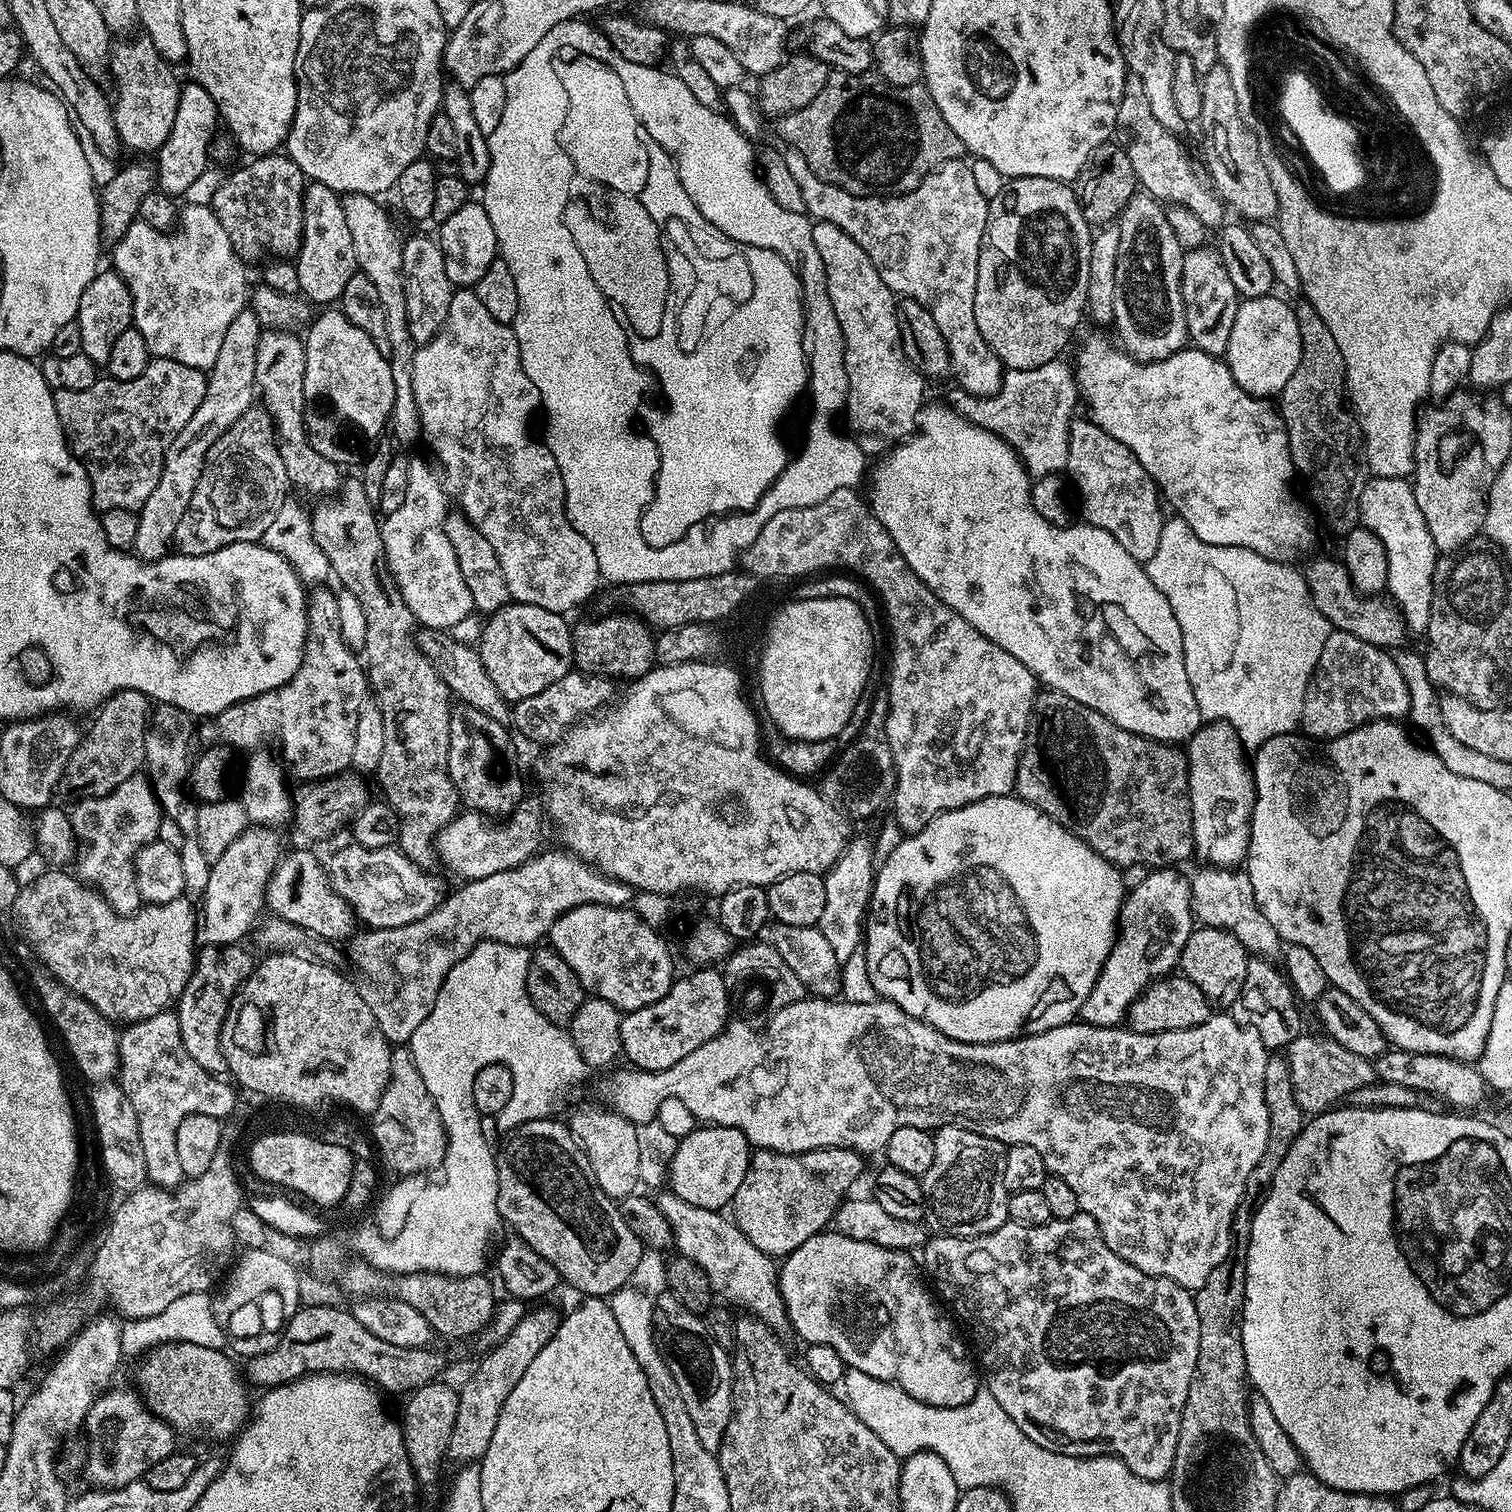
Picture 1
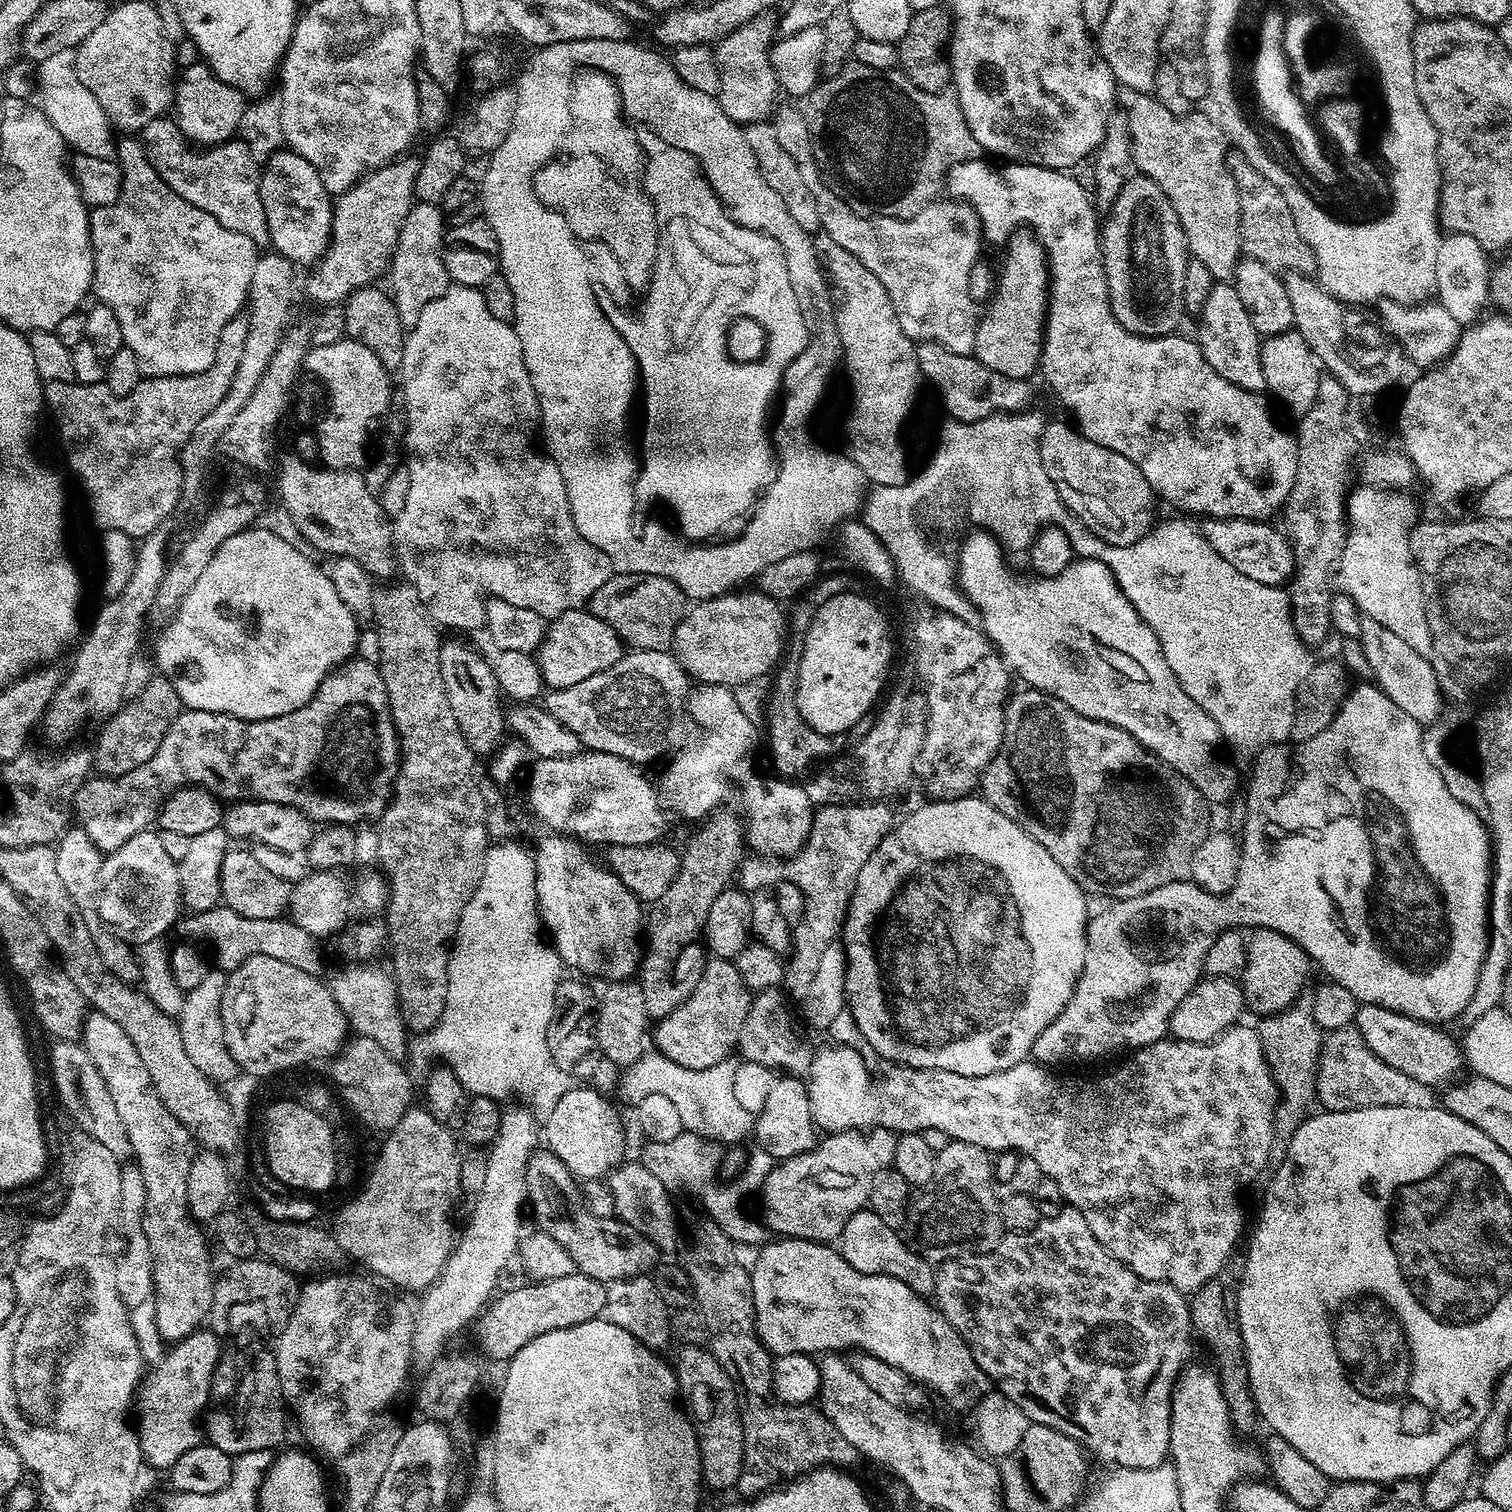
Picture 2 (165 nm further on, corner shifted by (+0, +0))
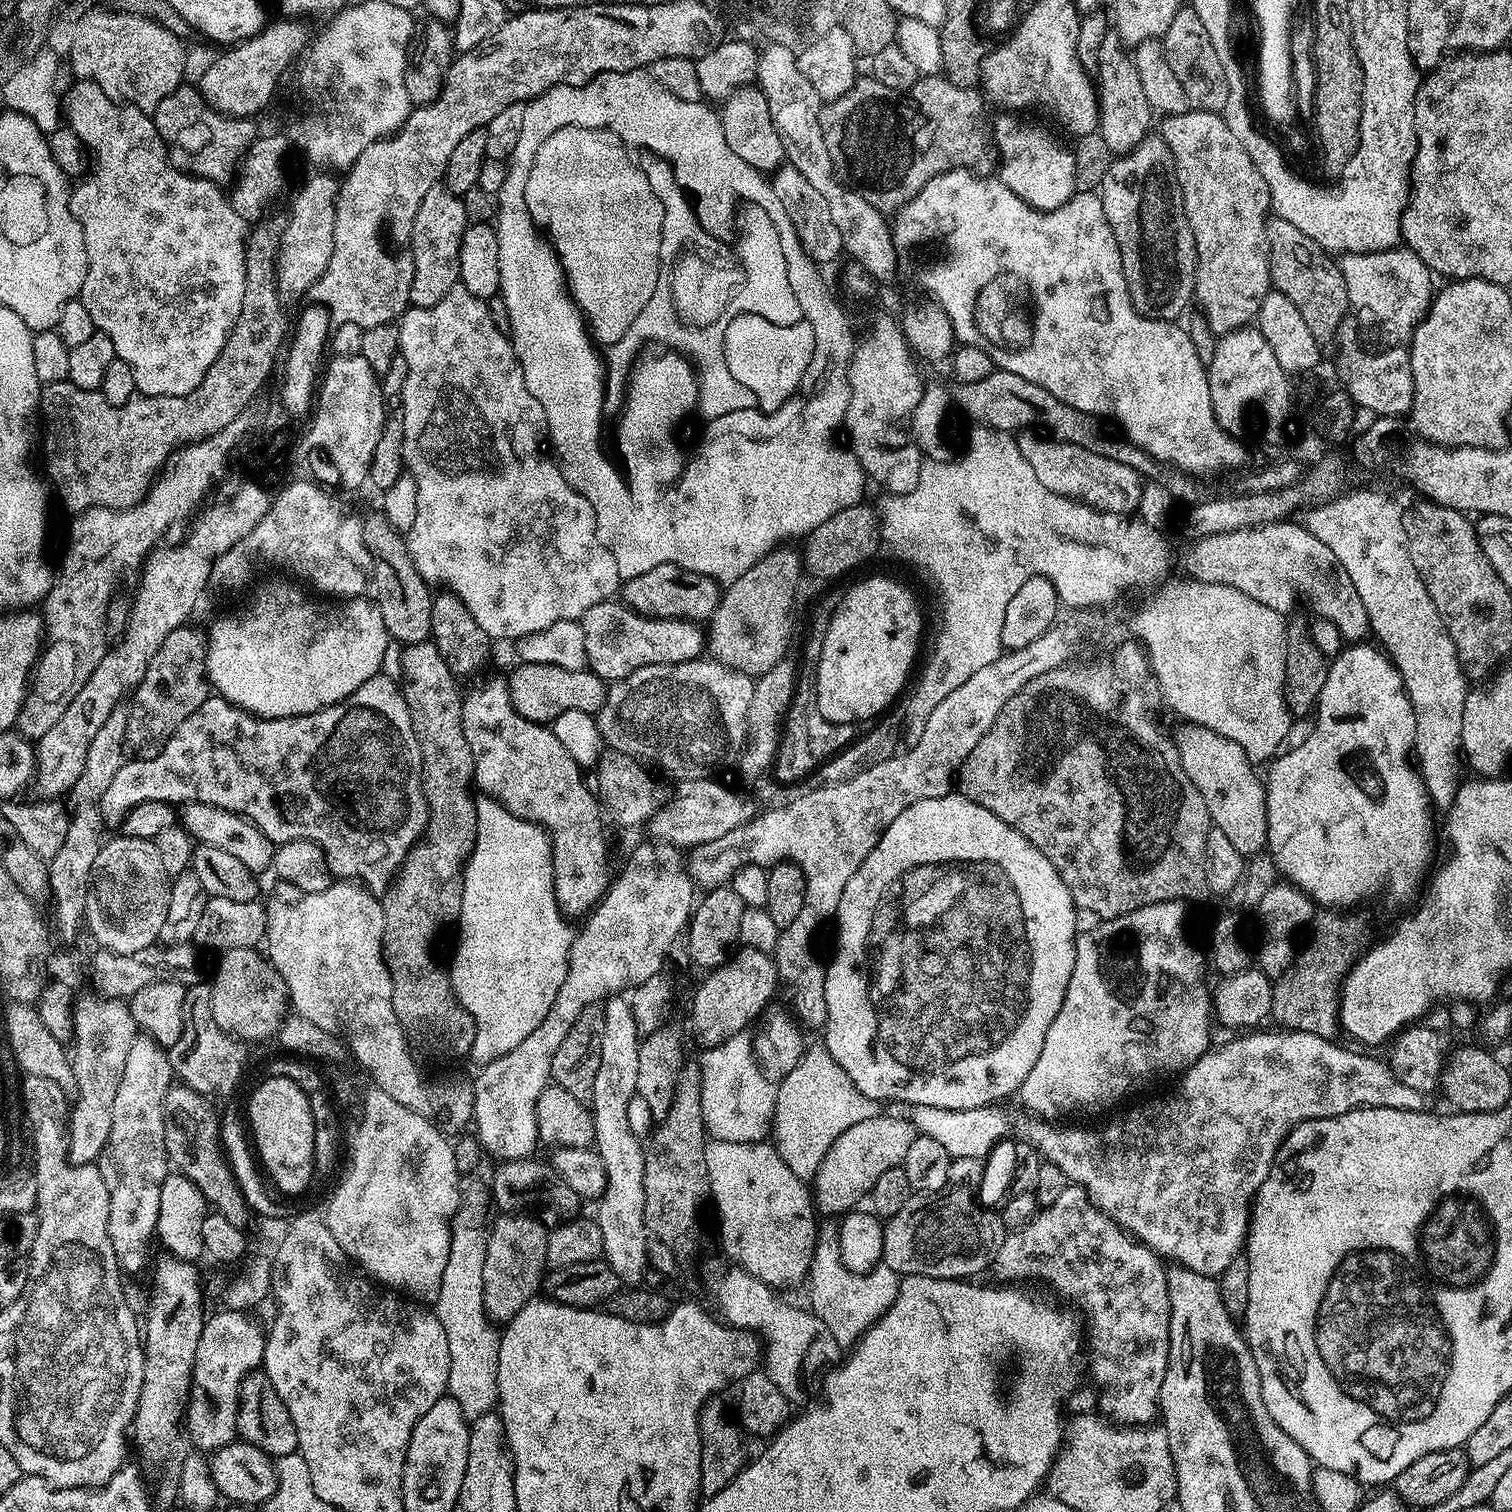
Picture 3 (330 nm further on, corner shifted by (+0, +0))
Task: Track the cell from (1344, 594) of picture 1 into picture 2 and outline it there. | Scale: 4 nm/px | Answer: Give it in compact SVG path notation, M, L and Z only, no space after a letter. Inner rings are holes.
M1204 518L1198 524L1198 530L1204 535L1206 542L1210 542L1212 549L1222 558L1226 558L1226 562L1230 562L1230 566L1234 566L1240 574L1246 574L1246 578L1254 578L1254 582L1262 582L1266 586L1274 586L1275 588L1287 585L1296 570L1294 554L1291 544L1288 543L1288 537L1279 527L1277 528L1272 525L1272 522L1262 520L1214 520Z

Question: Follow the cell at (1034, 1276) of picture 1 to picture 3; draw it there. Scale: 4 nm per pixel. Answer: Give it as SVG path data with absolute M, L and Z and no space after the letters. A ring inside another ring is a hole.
M1069 1183L1052 1205L1037 1211L1026 1227L1005 1235L990 1268L996 1271L1000 1279L997 1281L1000 1282L1041 1280L1049 1284L1062 1299L1077 1304L1084 1311L1088 1319L1088 1340L1092 1343L1092 1376L1102 1387L1108 1388L1108 1392L1100 1396L1099 1411L1108 1412L1104 1414L1109 1421L1121 1426L1148 1426L1157 1419L1170 1346L1168 1273L1161 1257L1116 1225L1101 1208L1097 1208L1084 1188Z

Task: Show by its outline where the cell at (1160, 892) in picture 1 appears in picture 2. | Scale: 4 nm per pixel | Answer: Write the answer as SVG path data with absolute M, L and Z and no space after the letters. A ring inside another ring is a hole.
M1375 683L1360 684L1349 691L1345 701L1340 705L1338 714L1330 722L1330 726L1326 726L1326 730L1322 730L1322 734L1314 734L1314 738L1309 740L1301 740L1295 745L1296 753L1288 760L1287 743L1272 744L1268 748L1264 748L1260 752L1255 753L1254 760L1256 765L1252 768L1252 781L1248 784L1248 809L1244 812L1244 836L1242 835L1242 851L1240 854L1240 873L1234 882L1234 886L1224 894L1210 894L1206 890L1202 890L1191 879L1182 882L1170 882L1166 886L1158 886L1158 890L1150 890L1146 894L1142 894L1138 898L1126 898L1125 900L1117 900L1108 908L1100 917L1093 919L1090 924L1090 939L1088 941L1088 954L1084 963L1084 973L1080 975L1080 981L1076 984L1076 990L1070 1002L1062 1010L1062 1014L1058 1017L1050 1027L1045 1030L1034 1042L1032 1047L1032 1056L1039 1063L1045 1066L1055 1065L1055 1060L1100 1060L1103 1056L1108 1056L1111 1052L1124 1052L1145 1048L1154 1042L1165 1039L1169 1035L1172 1015L1174 1010L1182 998L1186 998L1186 994L1190 994L1190 990L1202 978L1204 972L1204 959L1206 954L1210 954L1210 946L1214 946L1214 942L1218 942L1218 938L1224 932L1233 930L1252 930L1258 928L1269 928L1270 930L1278 930L1278 934L1286 934L1294 942L1298 942L1298 946L1302 946L1302 950L1308 955L1309 960L1317 969L1321 968L1326 975L1329 976L1333 985L1350 990L1350 994L1354 994L1354 998L1360 1004L1377 1004L1378 1006L1386 1006L1386 1010L1394 1010L1398 1014L1406 1014L1415 1020L1424 1020L1428 1024L1437 1026L1443 1025L1443 1020L1452 1020L1459 1017L1467 1008L1467 1003L1471 1001L1475 987L1478 986L1479 972L1482 970L1484 955L1487 953L1489 939L1489 883L1490 883L1490 865L1493 863L1493 842L1490 839L1490 828L1487 823L1484 824L1477 813L1471 812L1466 806L1462 806L1462 802L1458 802L1458 798L1454 798L1454 794L1450 794L1450 790L1446 788L1446 782L1442 780L1442 774L1438 772L1436 767L1430 762L1430 758L1424 749L1424 738L1422 735L1422 726L1414 718L1410 718L1410 714L1406 714L1406 710L1398 710L1398 706L1394 706L1394 702L1390 702L1388 695L1383 692Z

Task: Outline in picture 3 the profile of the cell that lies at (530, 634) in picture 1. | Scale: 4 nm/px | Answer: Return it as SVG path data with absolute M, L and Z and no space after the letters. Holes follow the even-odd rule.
M612 598L598 602L582 617L587 667L606 682L626 678L626 674L634 674L642 666L694 660L705 651L706 632L699 623L643 616L627 604L615 602Z

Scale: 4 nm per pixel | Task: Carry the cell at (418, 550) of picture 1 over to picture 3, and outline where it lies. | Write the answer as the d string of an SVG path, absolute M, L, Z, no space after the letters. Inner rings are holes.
M457 283L438 302L429 308L409 307L398 320L400 329L400 351L404 356L409 373L406 374L404 395L402 399L402 415L405 422L404 463L407 471L418 486L417 515L414 523L406 534L408 553L415 564L420 577L429 585L446 589L455 593L470 614L473 614L478 626L485 630L489 639L510 640L520 639L526 635L547 630L552 624L560 621L577 621L581 619L591 606L598 602L611 599L621 585L618 565L610 550L606 550L596 537L597 519L594 508L586 501L584 495L578 494L569 486L559 463L544 457L540 449L540 436L545 435L546 421L544 411L530 394L526 386L526 378L522 374L522 366L518 362L516 352L512 349L511 339L498 326L494 326L494 318L490 314L485 301L474 298L470 290Z

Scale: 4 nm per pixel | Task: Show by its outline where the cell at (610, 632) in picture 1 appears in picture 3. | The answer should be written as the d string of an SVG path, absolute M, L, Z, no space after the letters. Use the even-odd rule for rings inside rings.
M663 564L654 566L654 570L646 570L646 574L638 574L638 578L623 581L623 592L623 603L643 616L708 622L720 604L722 588L709 576L673 564Z

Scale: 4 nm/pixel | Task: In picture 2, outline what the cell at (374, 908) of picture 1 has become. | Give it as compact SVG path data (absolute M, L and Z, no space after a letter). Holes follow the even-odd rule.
M312 870L300 881L292 884L287 915L311 936L332 938L344 932L353 922L379 917L387 906L388 881L383 875L360 876L357 880L348 881L339 871Z

